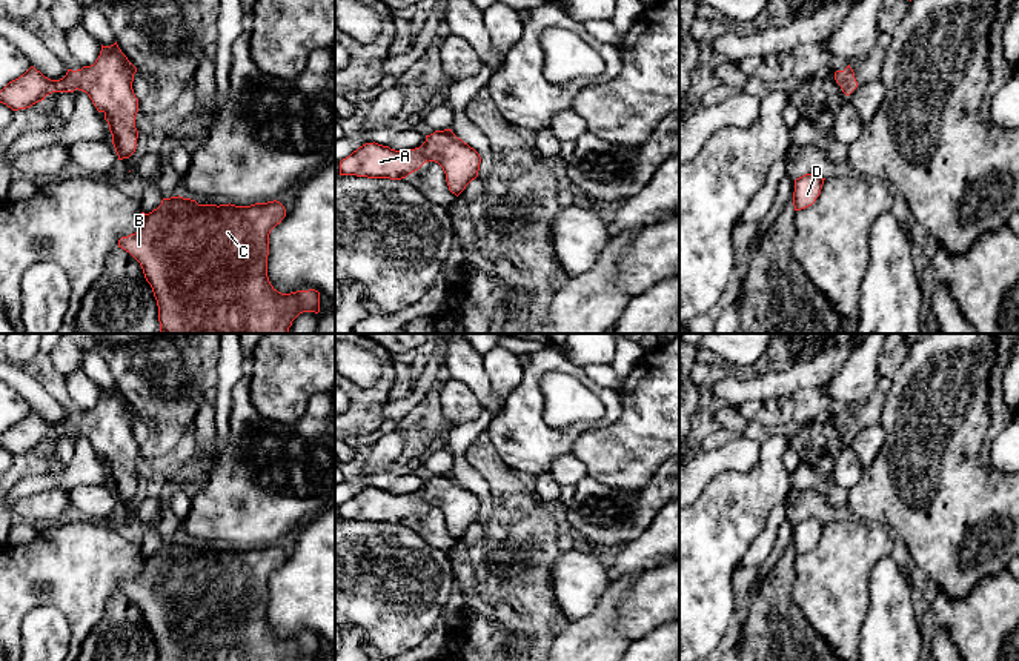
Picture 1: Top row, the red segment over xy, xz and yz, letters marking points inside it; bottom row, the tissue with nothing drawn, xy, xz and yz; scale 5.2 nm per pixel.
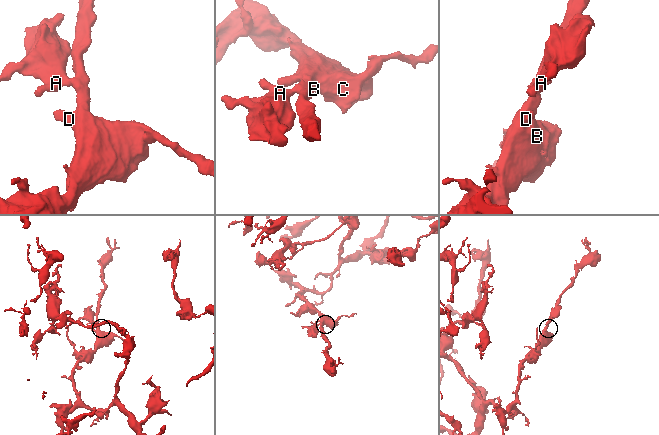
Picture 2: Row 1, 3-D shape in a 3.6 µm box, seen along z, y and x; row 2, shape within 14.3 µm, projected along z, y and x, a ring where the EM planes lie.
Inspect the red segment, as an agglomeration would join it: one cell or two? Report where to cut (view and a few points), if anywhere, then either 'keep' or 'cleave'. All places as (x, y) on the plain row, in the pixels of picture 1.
cut none; keep

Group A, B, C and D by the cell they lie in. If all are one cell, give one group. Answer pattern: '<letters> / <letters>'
A B C D

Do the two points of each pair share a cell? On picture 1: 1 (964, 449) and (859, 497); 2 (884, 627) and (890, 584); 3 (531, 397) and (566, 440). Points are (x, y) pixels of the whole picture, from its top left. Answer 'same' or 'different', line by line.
1: same
2: same
3: same

